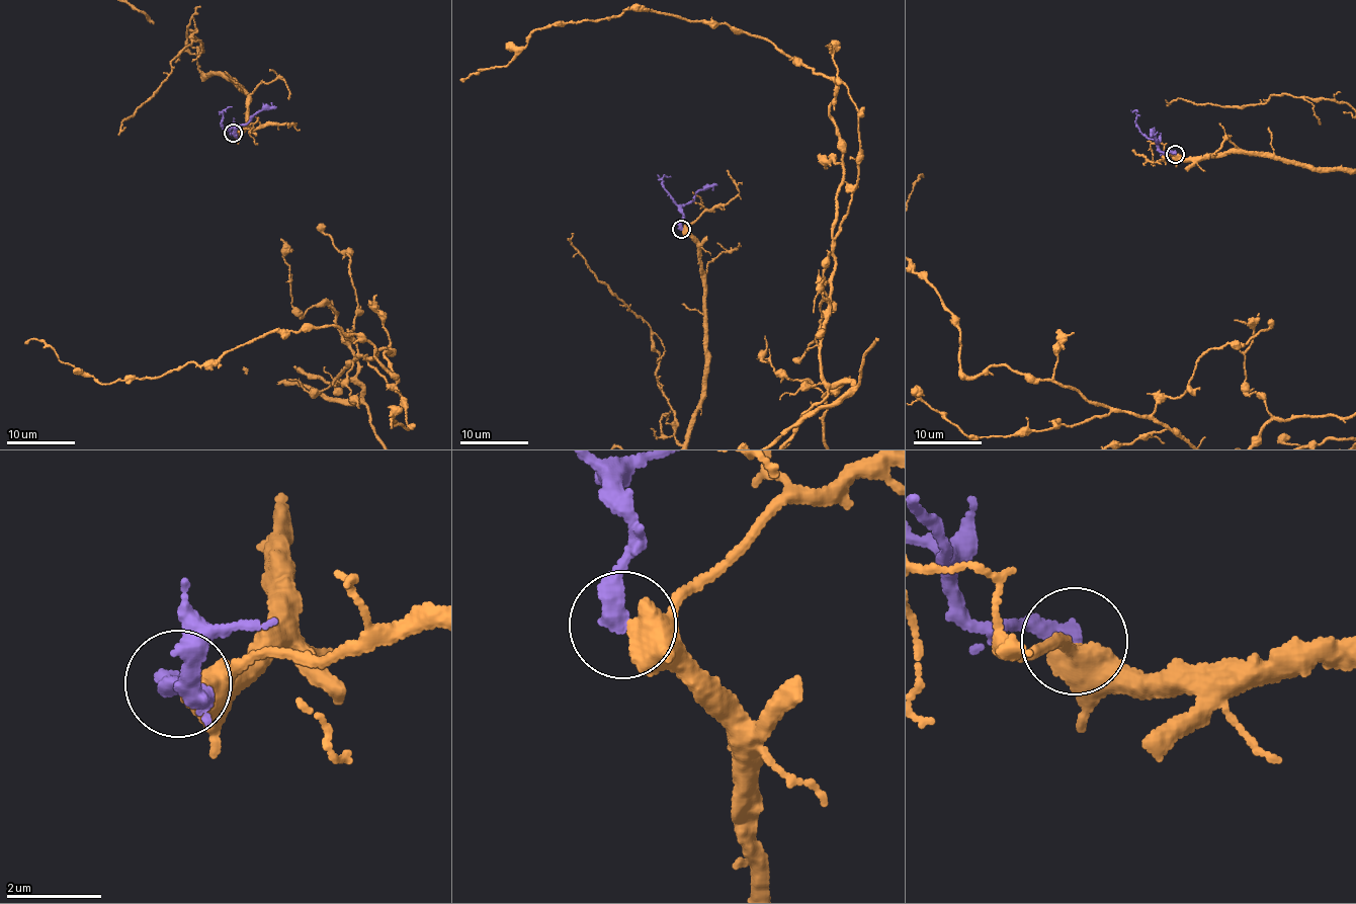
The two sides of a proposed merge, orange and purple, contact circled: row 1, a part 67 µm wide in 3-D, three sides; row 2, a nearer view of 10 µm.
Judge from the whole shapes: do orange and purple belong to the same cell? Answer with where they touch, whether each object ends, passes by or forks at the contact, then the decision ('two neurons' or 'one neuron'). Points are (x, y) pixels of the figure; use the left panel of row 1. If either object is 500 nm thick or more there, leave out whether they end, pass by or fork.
(233, 133) | orange passes by | purple ends | two neurons

